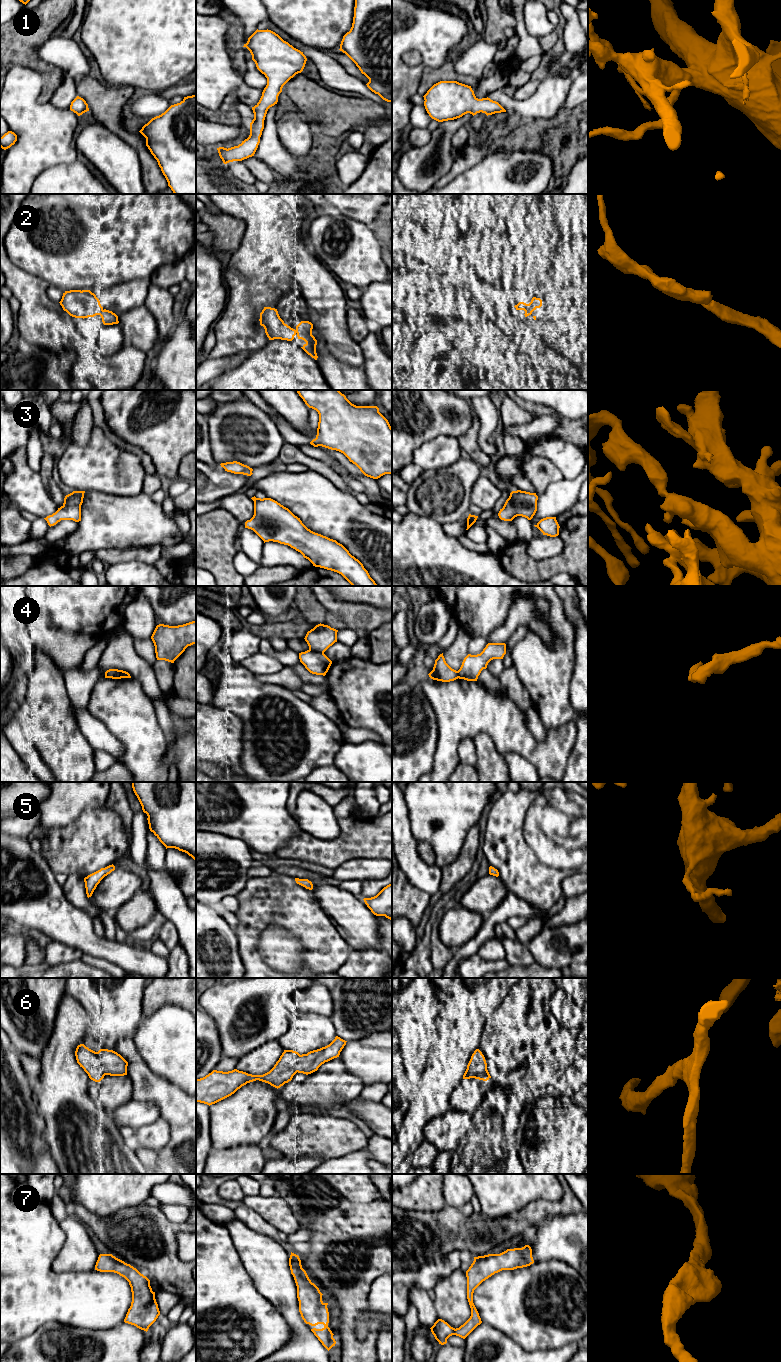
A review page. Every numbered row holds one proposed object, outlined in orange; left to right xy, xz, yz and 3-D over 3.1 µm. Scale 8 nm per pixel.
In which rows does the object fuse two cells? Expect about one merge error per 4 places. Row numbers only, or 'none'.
4

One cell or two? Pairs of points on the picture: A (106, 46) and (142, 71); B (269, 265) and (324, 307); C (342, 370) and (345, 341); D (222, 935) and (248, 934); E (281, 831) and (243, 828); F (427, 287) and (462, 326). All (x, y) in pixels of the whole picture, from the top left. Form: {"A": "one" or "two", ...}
{"A": "one", "B": "two", "C": "two", "D": "two", "E": "one", "F": "two"}

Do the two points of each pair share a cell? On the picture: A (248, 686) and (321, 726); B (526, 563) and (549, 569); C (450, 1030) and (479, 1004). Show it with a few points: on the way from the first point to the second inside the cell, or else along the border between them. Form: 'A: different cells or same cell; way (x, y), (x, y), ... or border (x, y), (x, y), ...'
A: same cell; way (266, 692), (279, 694), (290, 699), (303, 712)
B: same cell; way (532, 569), (543, 569)
C: same cell; way (457, 1026), (472, 1011)

